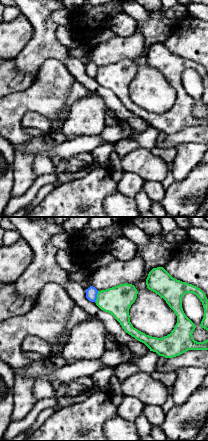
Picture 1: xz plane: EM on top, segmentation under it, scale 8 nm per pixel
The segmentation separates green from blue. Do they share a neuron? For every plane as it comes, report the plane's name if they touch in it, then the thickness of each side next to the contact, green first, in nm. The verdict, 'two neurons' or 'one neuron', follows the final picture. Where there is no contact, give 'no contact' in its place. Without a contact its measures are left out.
meets green in xz; 220 nm thick on the green side, 100 nm on the other

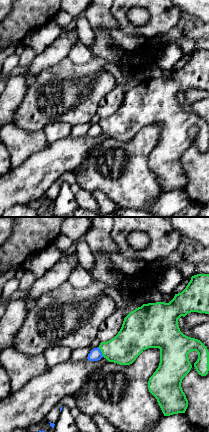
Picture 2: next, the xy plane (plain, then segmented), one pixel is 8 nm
meets green in xy; 240 nm thick on the green side, 100 nm on the other

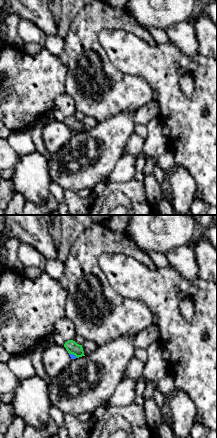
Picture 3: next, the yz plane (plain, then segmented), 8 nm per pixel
meets green in yz; 100 nm thick on the green side, 40 nm on the other

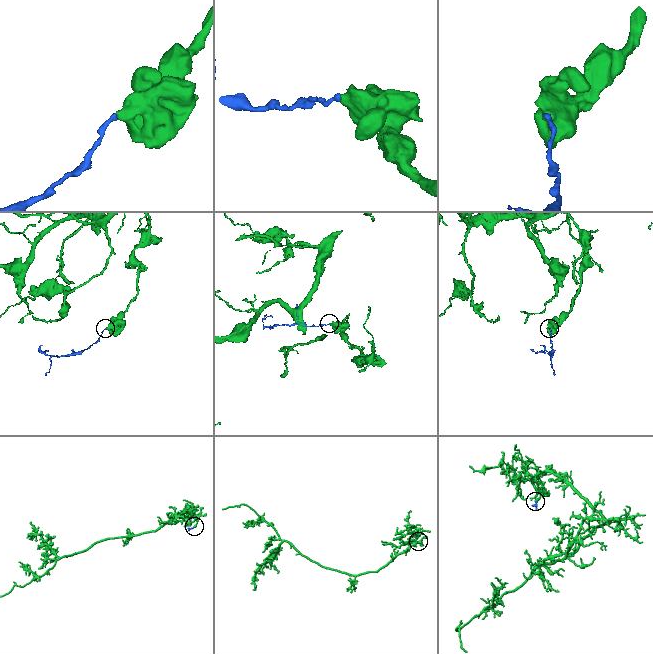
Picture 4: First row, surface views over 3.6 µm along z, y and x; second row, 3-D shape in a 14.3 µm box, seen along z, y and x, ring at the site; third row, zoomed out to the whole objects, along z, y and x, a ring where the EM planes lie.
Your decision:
two neurons

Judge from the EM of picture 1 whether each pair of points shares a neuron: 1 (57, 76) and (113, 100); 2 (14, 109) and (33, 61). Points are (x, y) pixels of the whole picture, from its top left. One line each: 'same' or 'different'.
1: different
2: different

